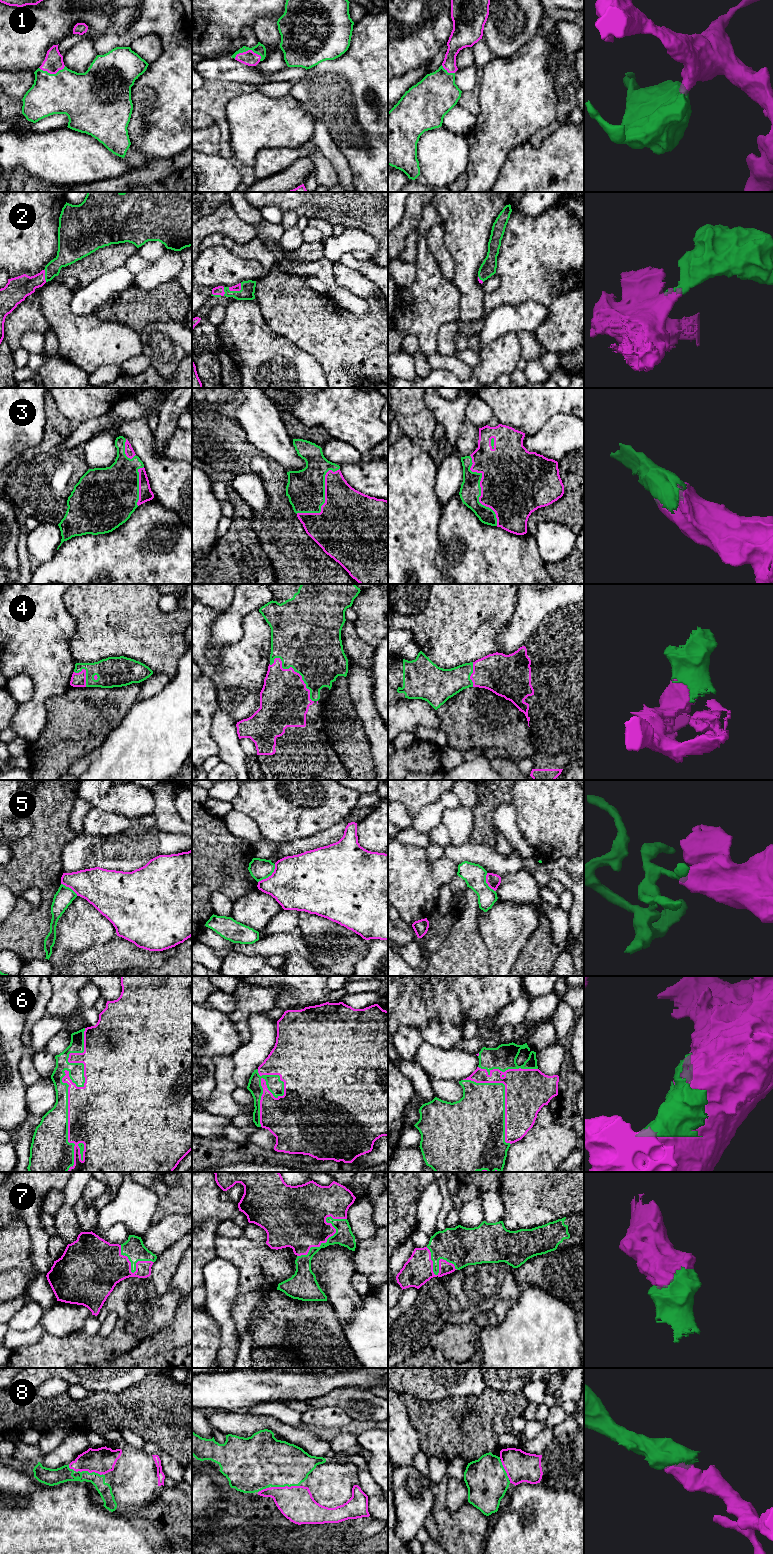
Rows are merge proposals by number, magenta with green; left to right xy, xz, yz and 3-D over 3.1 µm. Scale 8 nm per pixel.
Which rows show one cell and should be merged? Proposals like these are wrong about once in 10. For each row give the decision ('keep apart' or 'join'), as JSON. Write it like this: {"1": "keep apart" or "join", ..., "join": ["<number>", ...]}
{"1": "join", "2": "join", "3": "join", "4": "join", "5": "keep apart", "6": "join", "7": "join", "8": "join", "join": ["1", "2", "3", "4", "6", "7", "8"]}

